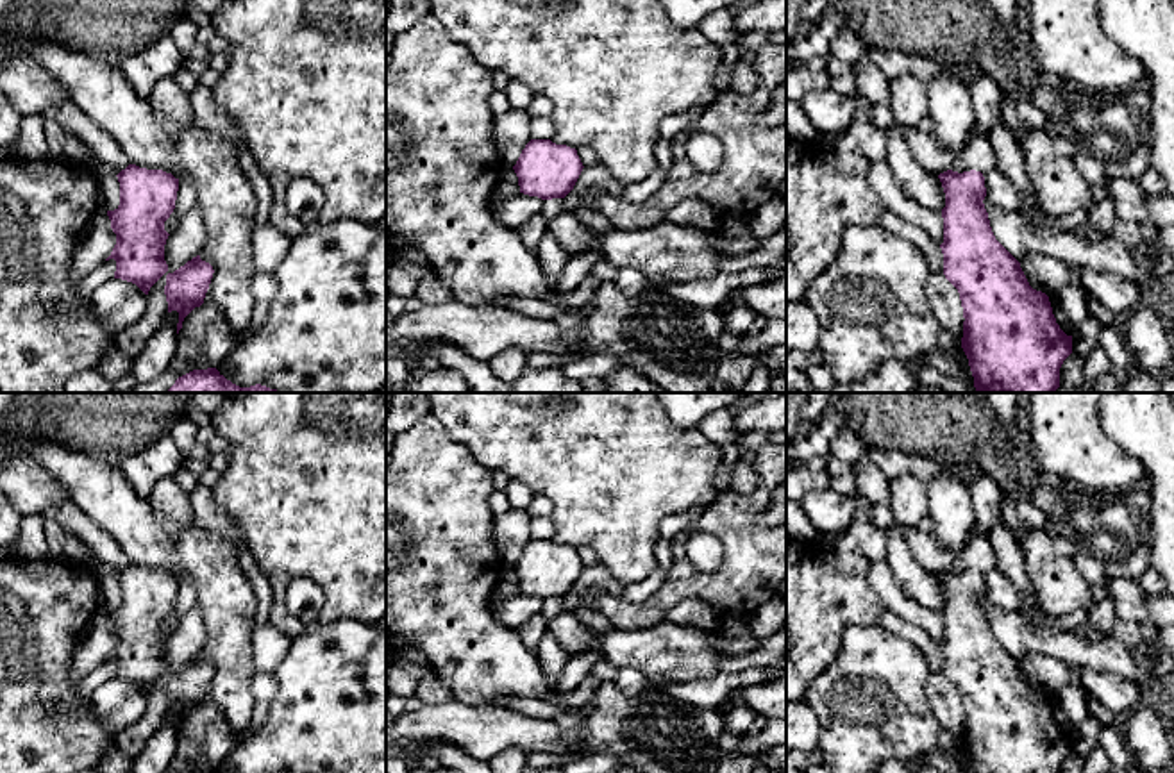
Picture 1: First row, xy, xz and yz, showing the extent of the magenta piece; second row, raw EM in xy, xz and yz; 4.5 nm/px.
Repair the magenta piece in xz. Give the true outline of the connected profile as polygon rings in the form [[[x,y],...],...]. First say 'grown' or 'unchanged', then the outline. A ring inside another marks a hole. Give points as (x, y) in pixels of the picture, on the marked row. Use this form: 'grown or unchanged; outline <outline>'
unchanged; outline [[[531,139],[513,166],[520,193],[541,200],[565,198],[583,168],[575,148],[550,139]]]

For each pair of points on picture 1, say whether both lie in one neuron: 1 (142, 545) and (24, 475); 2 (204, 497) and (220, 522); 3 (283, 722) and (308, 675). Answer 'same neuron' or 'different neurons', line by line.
1: different neurons
2: same neuron
3: same neuron

